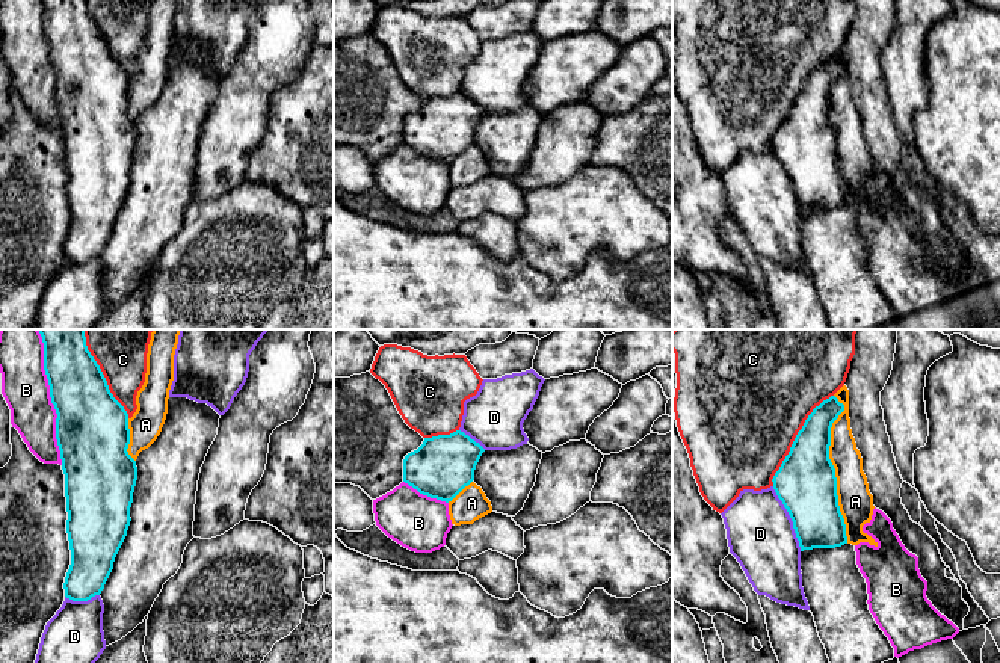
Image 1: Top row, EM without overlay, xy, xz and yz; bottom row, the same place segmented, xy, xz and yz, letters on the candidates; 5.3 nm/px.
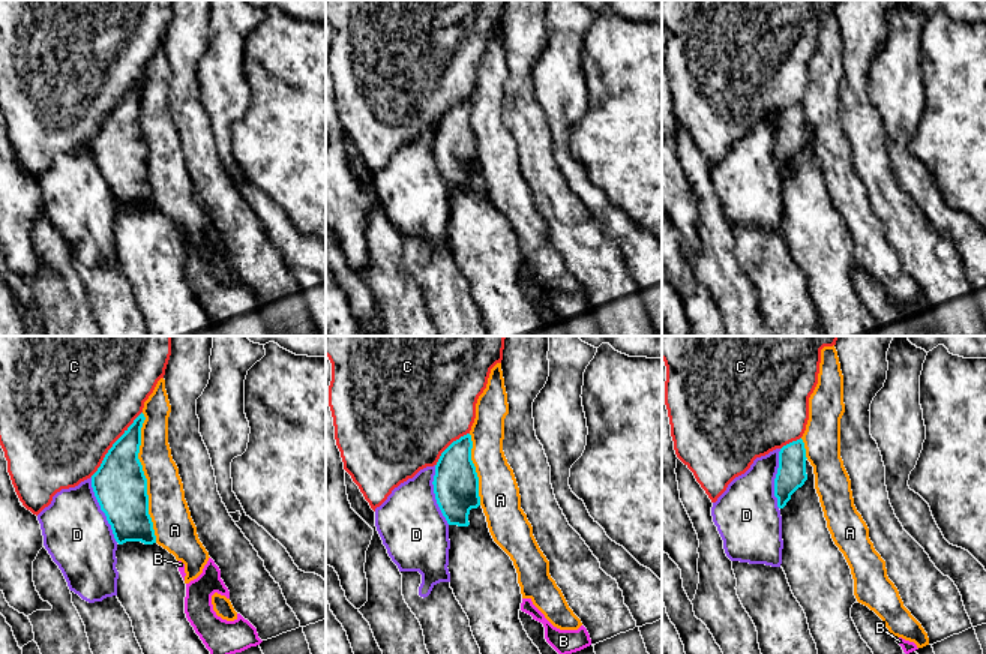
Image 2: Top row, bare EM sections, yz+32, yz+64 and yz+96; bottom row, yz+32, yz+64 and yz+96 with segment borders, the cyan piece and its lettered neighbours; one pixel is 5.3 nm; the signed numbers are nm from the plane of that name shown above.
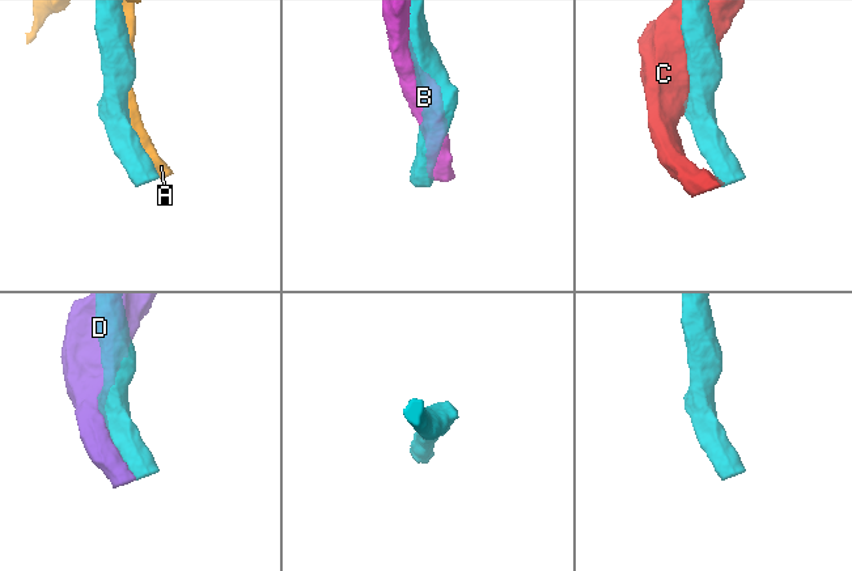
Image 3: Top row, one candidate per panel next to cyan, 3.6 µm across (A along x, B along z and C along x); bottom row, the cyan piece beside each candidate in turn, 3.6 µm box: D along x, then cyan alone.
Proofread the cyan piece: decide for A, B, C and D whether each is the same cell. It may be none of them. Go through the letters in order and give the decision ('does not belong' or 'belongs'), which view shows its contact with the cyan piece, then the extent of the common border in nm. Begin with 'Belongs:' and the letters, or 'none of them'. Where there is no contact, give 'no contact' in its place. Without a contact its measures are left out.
Belongs: none of them
A: does not belong; meets cyan in yz; contact 800 nm long
B: does not belong; meets cyan in xy; contact 700 nm long
C: does not belong; meets cyan in yz; contact 600 nm long
D: does not belong; meets cyan in yz; contact 380 nm long

